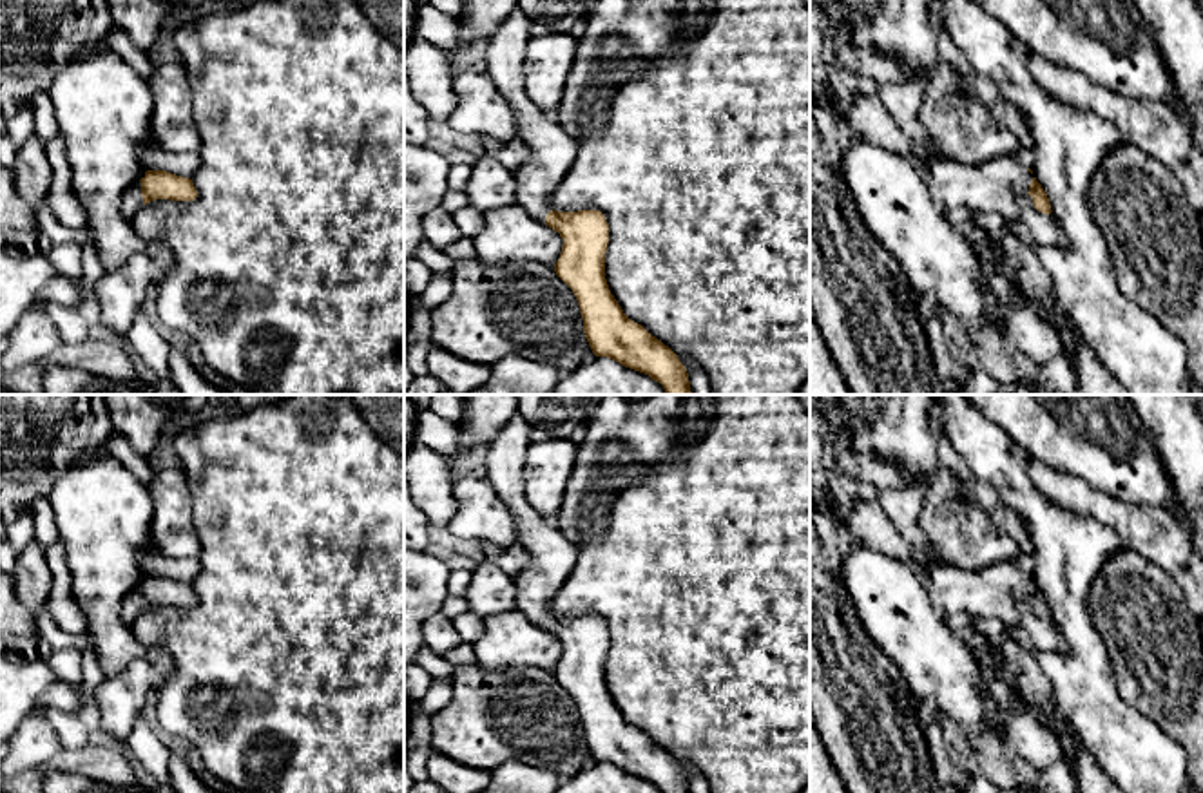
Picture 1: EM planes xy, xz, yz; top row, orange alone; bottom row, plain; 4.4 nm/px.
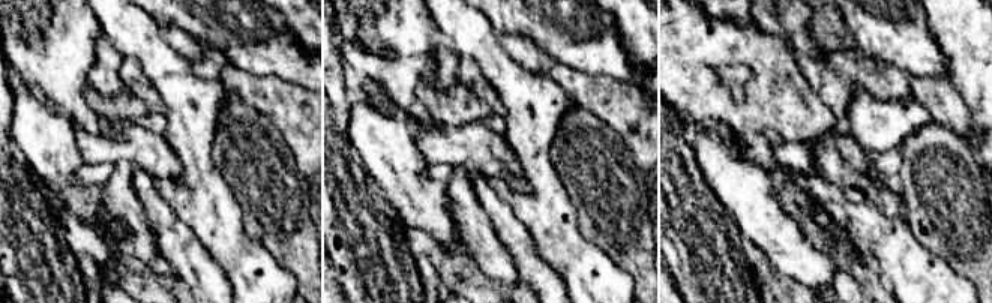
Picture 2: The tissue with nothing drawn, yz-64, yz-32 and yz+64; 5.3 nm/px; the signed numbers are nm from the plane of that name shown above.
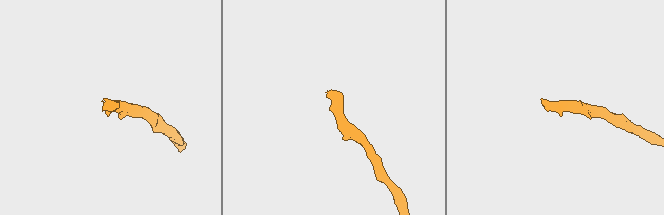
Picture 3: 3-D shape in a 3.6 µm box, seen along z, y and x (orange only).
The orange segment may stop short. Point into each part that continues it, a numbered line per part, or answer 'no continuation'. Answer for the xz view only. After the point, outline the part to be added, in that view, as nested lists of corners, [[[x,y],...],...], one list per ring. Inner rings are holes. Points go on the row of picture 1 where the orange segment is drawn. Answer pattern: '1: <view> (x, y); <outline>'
1: xz (553, 151); [[[520,7],[505,16],[486,40],[486,72],[509,100],[516,136],[531,150],[531,158],[515,172],[516,203],[533,219],[545,223],[545,215],[551,212],[549,197],[569,172],[576,143],[558,125],[554,114],[538,109],[525,92],[525,45],[534,31],[536,22]]]

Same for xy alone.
1: xy (133, 201); [[[141,181],[130,186],[121,199],[121,212],[127,219],[132,219],[143,206]]]

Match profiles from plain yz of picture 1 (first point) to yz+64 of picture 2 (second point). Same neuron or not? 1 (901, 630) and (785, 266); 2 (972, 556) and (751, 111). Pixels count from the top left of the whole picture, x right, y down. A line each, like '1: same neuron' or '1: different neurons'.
1: same neuron
2: same neuron

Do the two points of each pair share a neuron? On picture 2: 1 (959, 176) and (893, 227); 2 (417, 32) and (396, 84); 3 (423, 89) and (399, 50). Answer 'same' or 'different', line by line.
1: different
2: same
3: different

